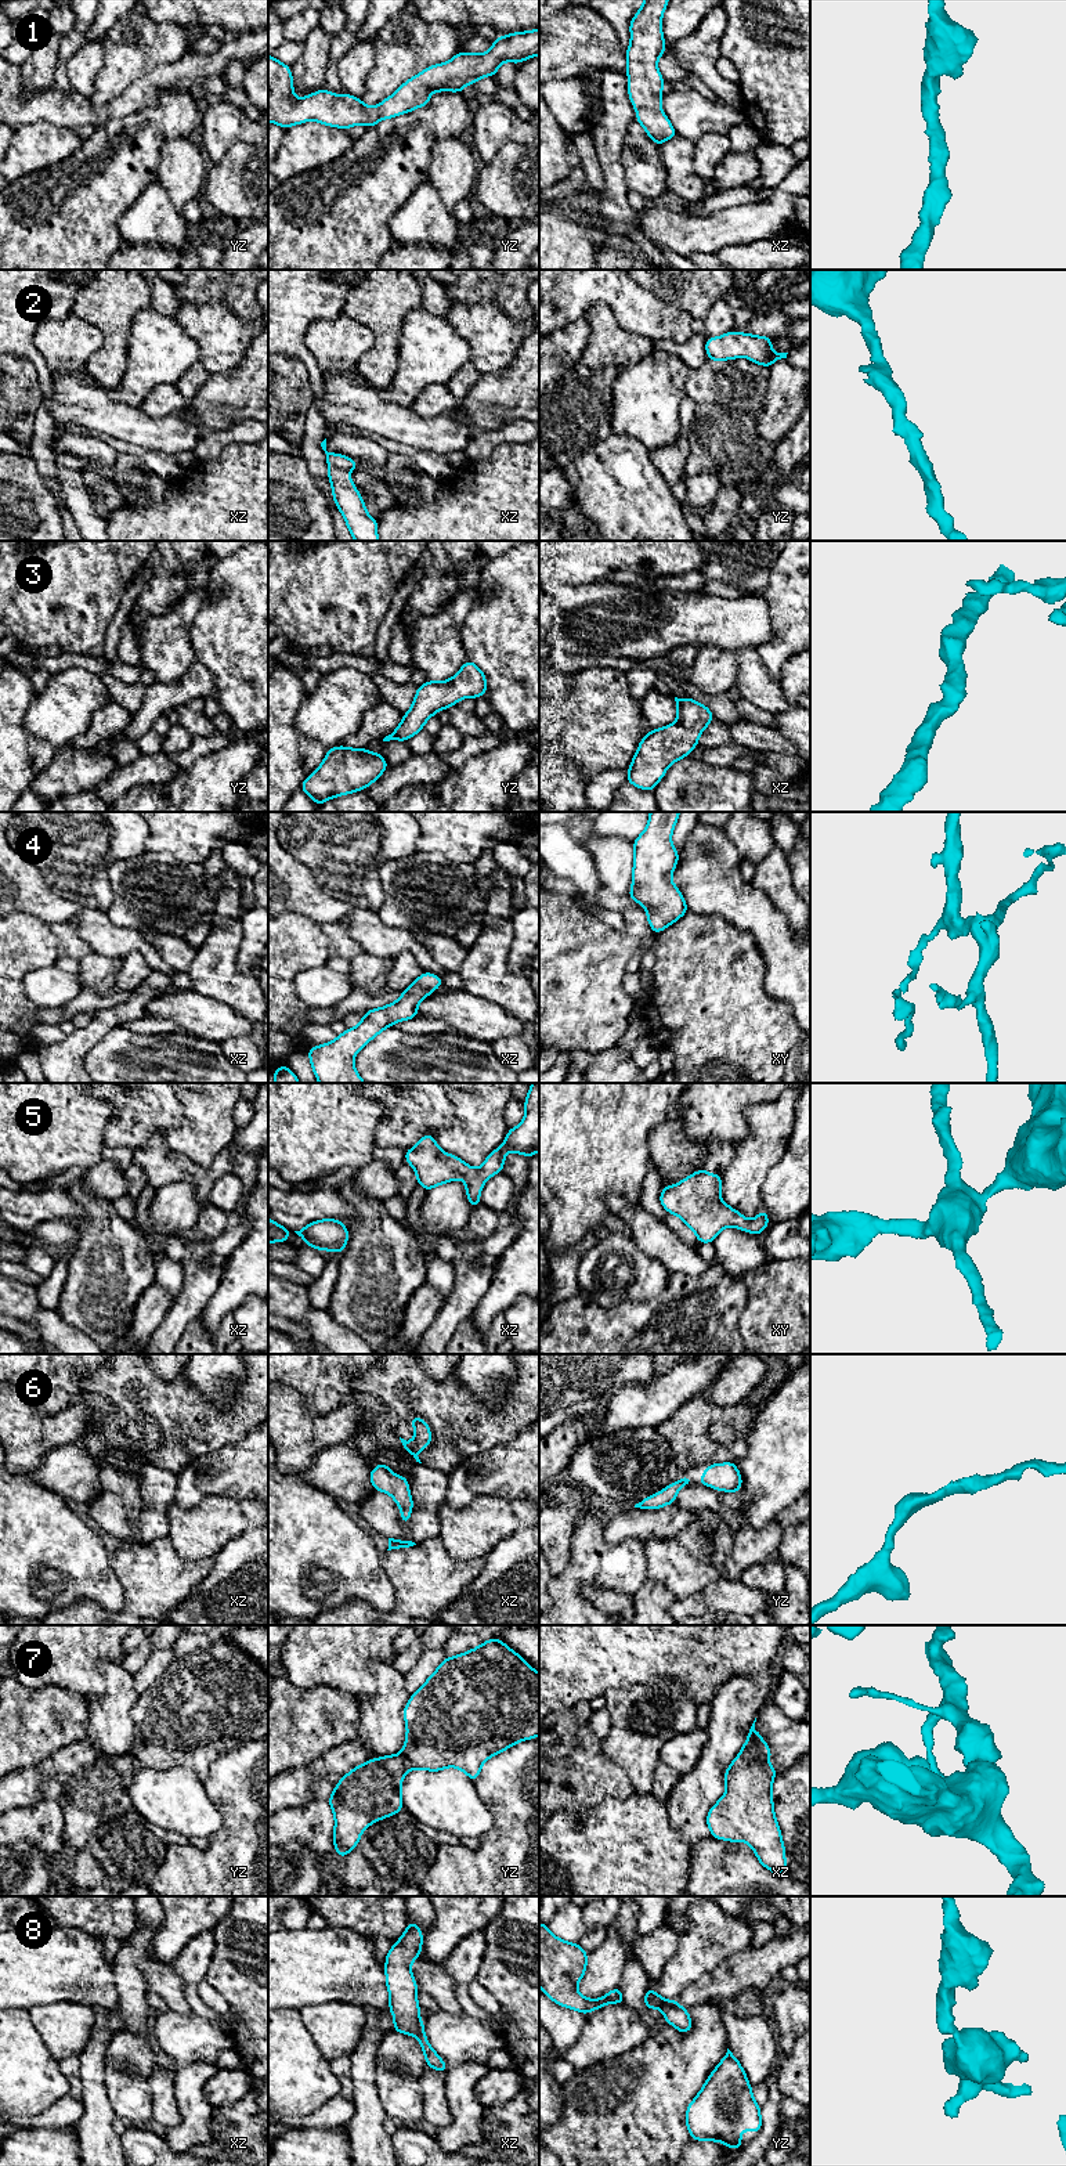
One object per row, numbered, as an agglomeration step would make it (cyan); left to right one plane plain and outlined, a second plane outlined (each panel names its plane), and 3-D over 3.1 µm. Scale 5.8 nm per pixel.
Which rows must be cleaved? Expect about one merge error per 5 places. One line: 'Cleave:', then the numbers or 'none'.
Cleave: 8

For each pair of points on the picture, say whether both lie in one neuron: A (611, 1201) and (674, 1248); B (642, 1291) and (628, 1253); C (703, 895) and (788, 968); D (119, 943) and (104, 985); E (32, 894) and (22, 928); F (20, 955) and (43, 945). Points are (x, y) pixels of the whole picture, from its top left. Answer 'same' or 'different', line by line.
A: same
B: same
C: same
D: different
E: different
F: same

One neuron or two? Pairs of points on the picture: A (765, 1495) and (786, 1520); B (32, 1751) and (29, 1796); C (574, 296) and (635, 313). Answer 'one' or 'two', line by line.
A: two
B: two
C: one

